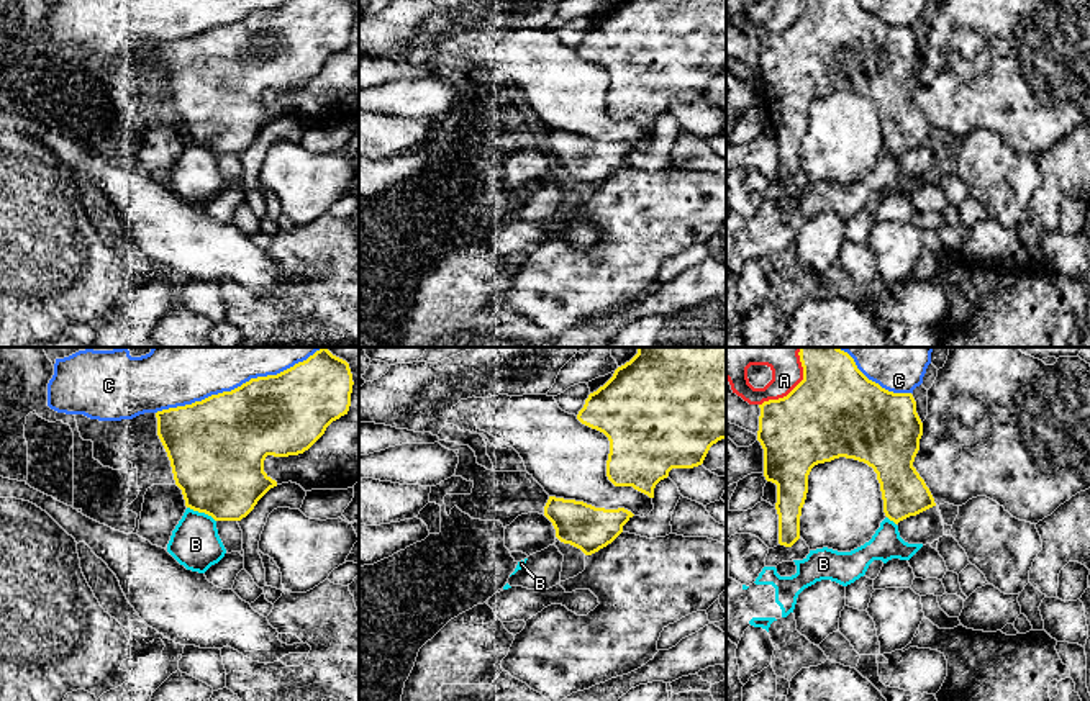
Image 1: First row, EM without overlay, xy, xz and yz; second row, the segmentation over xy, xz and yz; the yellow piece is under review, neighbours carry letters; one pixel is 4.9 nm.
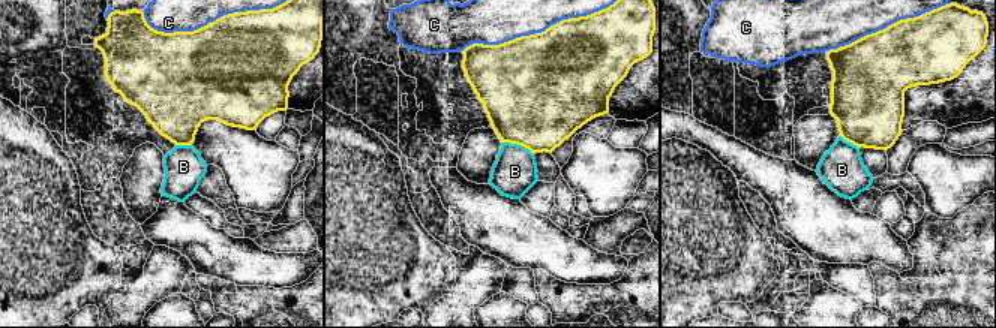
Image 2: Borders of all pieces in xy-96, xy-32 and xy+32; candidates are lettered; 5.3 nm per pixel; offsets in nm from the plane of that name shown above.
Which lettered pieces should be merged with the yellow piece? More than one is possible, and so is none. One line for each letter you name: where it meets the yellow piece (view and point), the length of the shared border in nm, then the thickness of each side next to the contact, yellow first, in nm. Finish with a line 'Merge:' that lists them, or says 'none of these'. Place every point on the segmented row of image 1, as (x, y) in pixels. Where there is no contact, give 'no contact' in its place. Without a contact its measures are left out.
Merge: none of these

